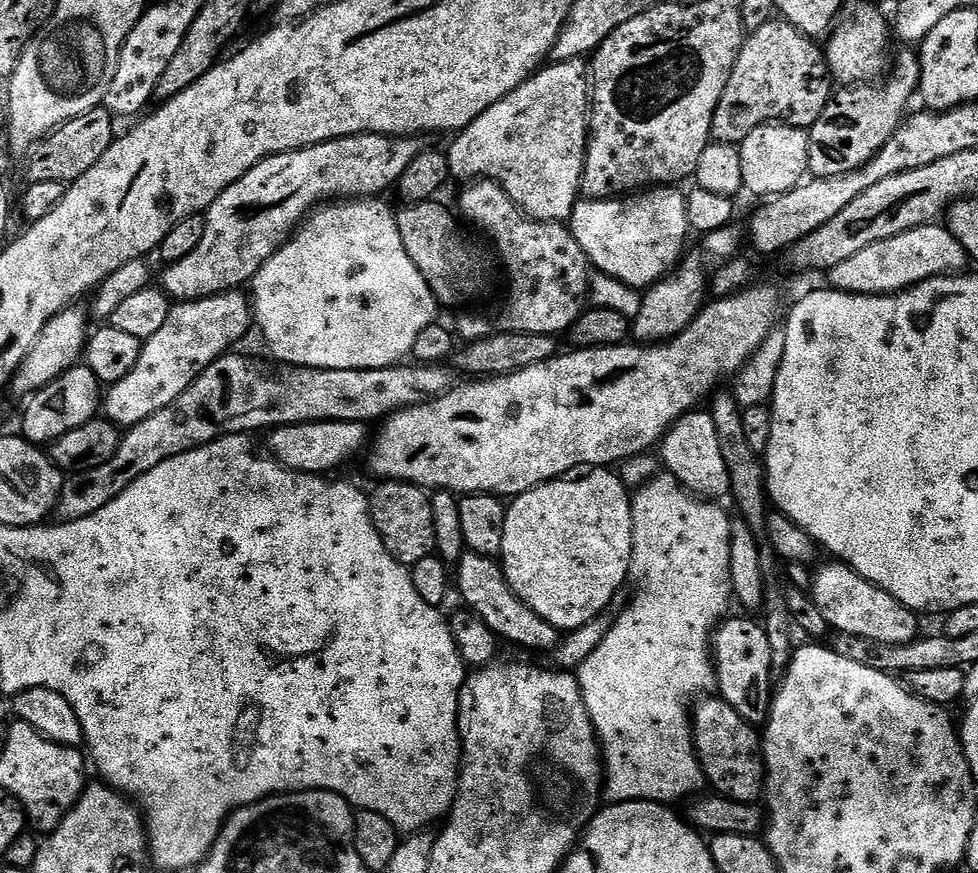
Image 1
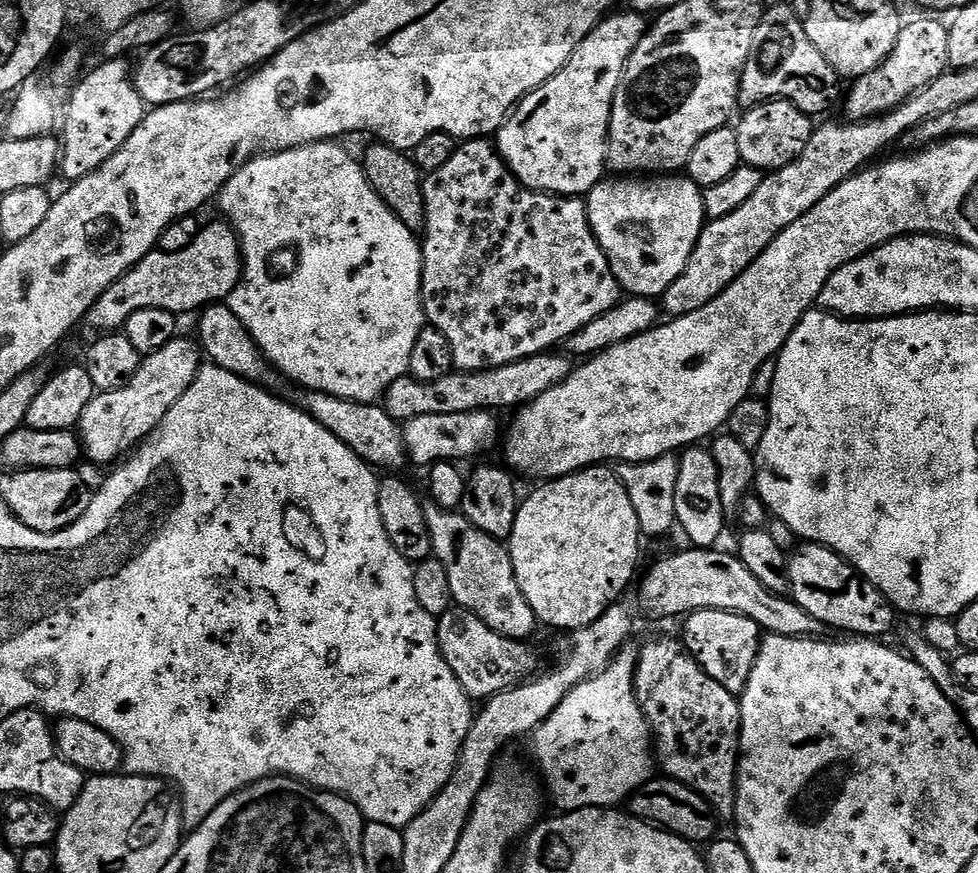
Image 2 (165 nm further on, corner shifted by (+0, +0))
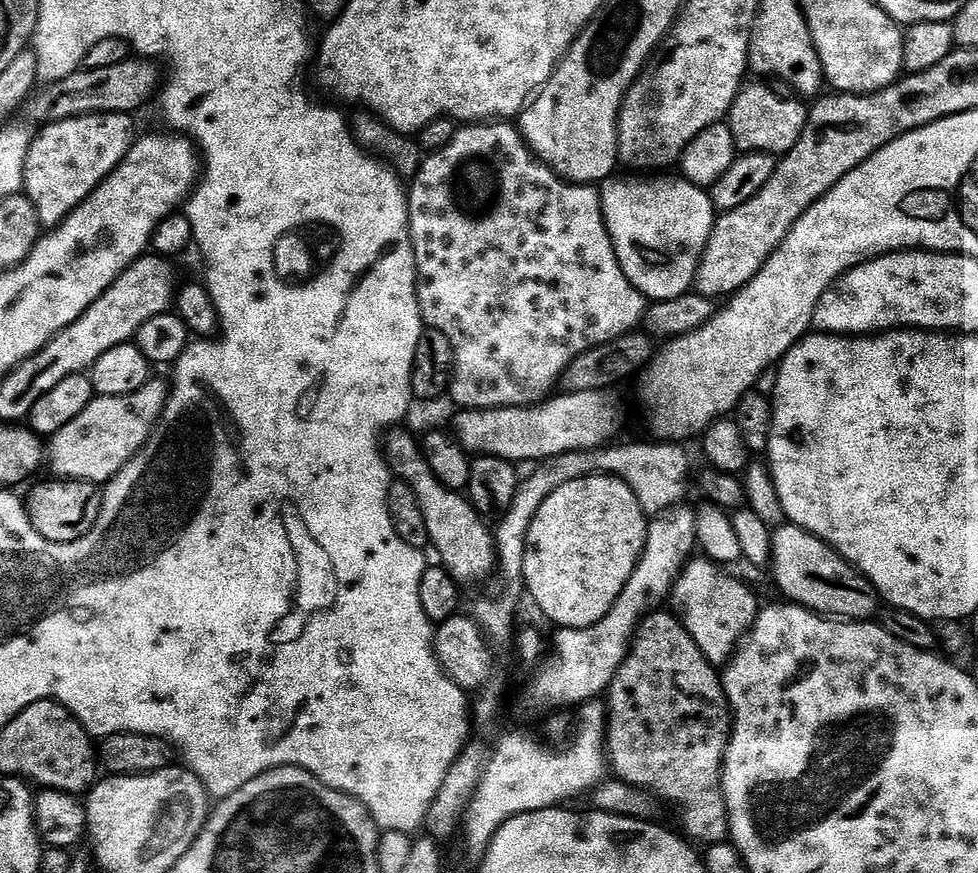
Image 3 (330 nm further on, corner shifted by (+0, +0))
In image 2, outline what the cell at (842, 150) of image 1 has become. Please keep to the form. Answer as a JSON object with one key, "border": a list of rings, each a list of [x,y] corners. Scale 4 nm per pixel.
{"border":[[[924,14],[921,20],[912,20],[901,27],[898,34],[898,42],[894,42],[894,50],[885,58],[877,68],[870,70],[870,74],[862,74],[851,81],[852,89],[843,97],[844,112],[849,121],[867,122],[876,116],[885,116],[890,110],[894,110],[898,105],[905,104],[915,92],[921,92],[934,78],[938,78],[944,72],[949,71],[948,51],[946,42],[948,41],[948,25],[943,19],[933,18]]]}

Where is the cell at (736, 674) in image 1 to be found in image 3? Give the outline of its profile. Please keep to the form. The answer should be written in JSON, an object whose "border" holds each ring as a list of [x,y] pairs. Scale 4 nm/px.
{"border":[[[693,558],[680,571],[670,593],[671,611],[713,666],[727,665],[736,655],[762,607],[761,601],[756,601],[755,594],[742,581],[724,572],[727,571],[721,565],[707,558]]]}

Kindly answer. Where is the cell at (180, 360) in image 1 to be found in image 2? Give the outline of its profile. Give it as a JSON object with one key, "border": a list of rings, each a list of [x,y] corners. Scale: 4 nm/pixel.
{"border":[[[177,338],[166,342],[162,350],[141,359],[138,374],[134,374],[134,378],[126,386],[122,386],[122,390],[101,392],[92,399],[92,404],[86,406],[78,425],[82,452],[87,459],[89,456],[96,464],[115,465],[159,429],[166,414],[180,401],[182,394],[186,394],[186,390],[200,373],[202,353],[189,340]]]}

